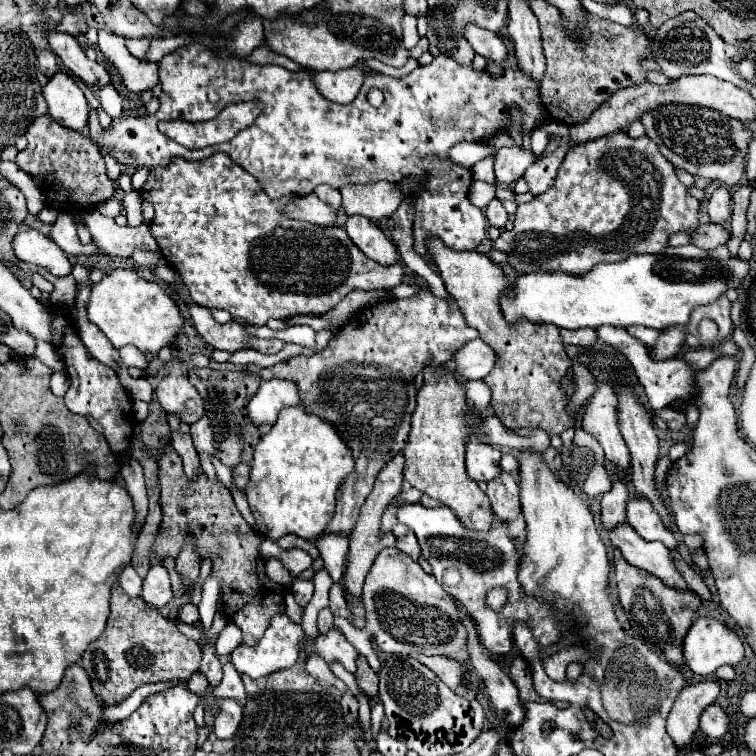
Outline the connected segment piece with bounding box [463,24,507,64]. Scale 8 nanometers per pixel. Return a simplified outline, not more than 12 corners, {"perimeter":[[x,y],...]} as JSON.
{"perimeter":[[467,24],[463,36],[477,54],[499,64],[507,46],[499,34]]}

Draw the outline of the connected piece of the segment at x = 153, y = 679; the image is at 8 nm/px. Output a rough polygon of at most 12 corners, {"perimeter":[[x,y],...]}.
{"perimeter":[[115,584],[79,664],[105,706],[187,682],[201,648]]}

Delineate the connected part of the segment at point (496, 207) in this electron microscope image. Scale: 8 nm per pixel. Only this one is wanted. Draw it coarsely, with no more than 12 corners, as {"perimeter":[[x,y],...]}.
{"perimeter":[[497,198],[485,208],[491,226],[503,228],[507,212]]}

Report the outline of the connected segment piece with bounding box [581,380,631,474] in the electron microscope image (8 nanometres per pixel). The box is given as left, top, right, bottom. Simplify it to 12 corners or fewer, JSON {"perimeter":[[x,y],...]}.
{"perimeter":[[597,380],[581,428],[605,458],[629,474],[629,452],[617,428],[617,396]]}

